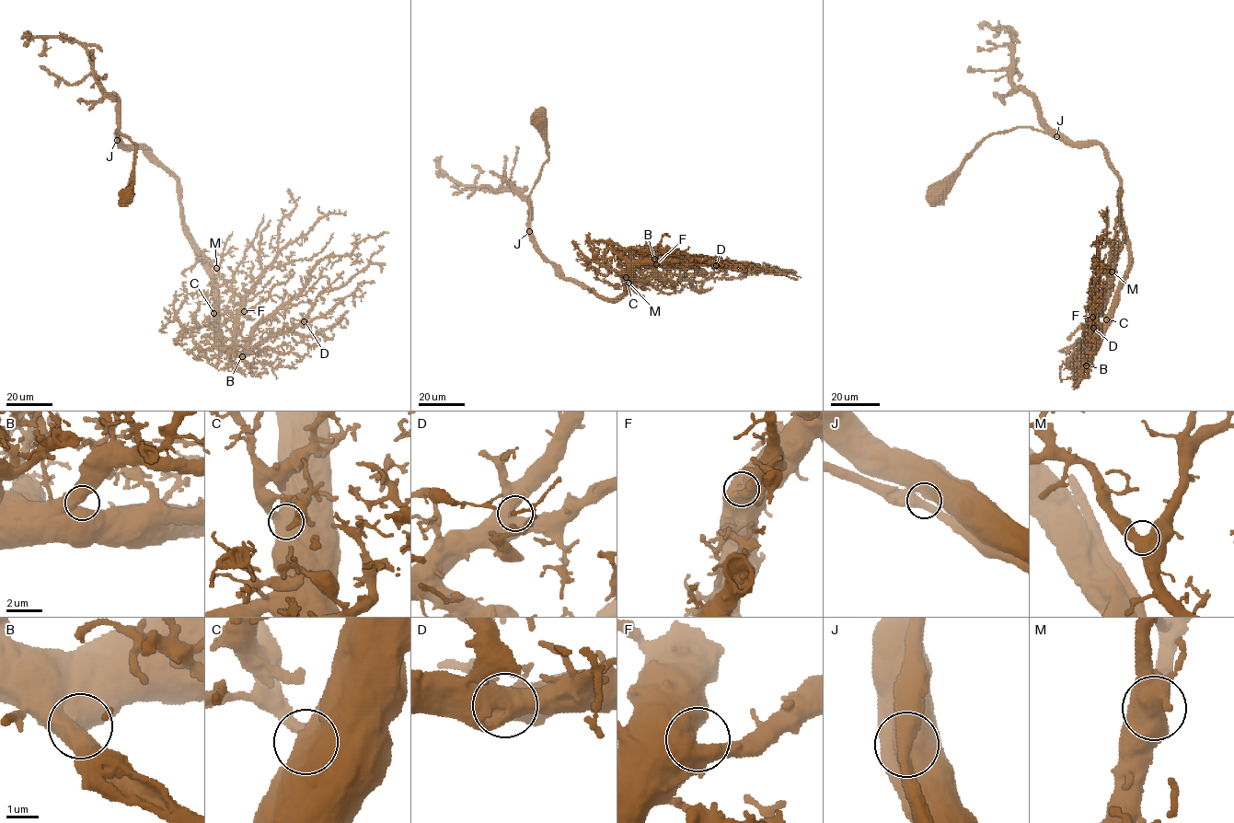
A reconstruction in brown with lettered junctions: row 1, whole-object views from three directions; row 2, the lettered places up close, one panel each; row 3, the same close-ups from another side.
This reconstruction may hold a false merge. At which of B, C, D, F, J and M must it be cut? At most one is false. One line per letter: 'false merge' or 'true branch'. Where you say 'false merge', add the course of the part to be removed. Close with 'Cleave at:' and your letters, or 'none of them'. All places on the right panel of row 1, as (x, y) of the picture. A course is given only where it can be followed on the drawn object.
B: true branch
C: true branch
D: true branch
F: true branch
J: true branch
M: true branch
Cleave at: none of them

